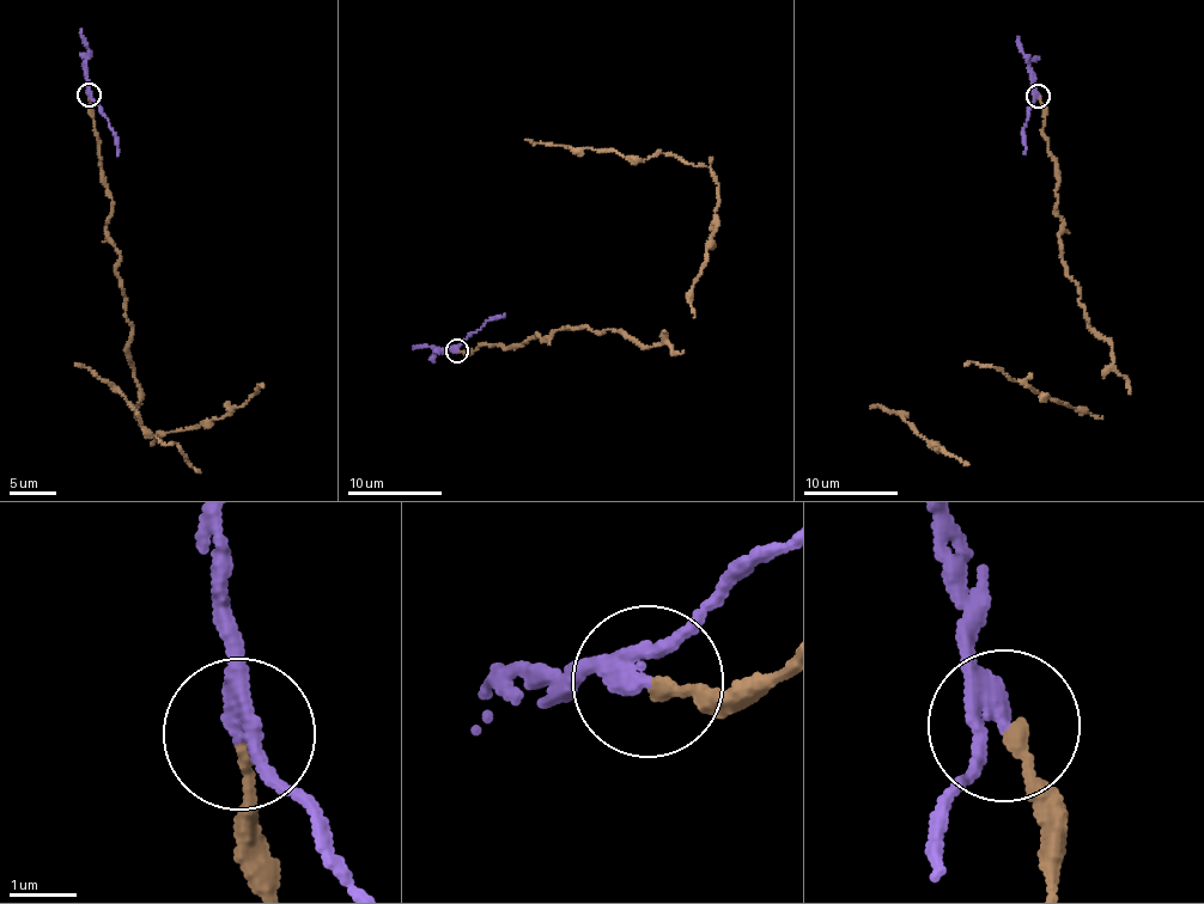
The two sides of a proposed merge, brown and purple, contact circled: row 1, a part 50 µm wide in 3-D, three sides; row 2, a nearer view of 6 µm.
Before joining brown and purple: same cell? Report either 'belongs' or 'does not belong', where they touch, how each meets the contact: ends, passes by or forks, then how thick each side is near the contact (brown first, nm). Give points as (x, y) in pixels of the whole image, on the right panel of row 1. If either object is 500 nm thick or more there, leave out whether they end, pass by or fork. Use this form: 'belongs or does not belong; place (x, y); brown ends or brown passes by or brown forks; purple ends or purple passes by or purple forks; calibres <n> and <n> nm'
does not belong; place (1038, 96); brown ends; purple passes by; calibres 200 and 240 nm

